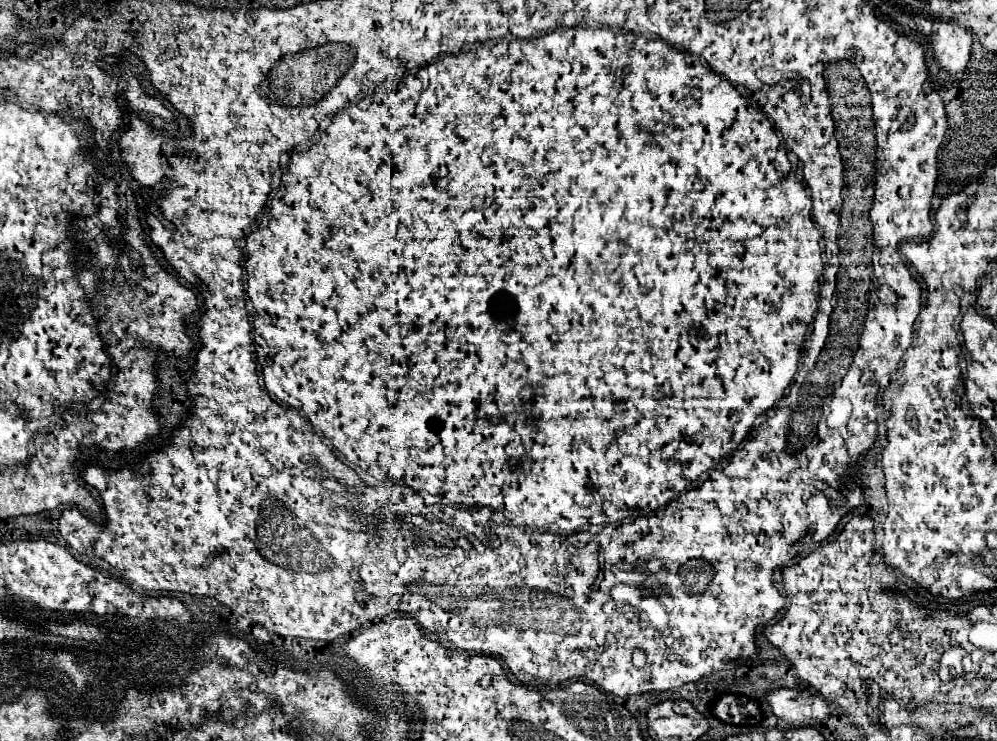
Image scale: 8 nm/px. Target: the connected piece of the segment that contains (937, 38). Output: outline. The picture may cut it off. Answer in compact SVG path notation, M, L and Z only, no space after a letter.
M933 21L933 31L927 37L935 49L935 61L943 69L951 73L965 69L973 43L973 37L965 27L953 21Z

